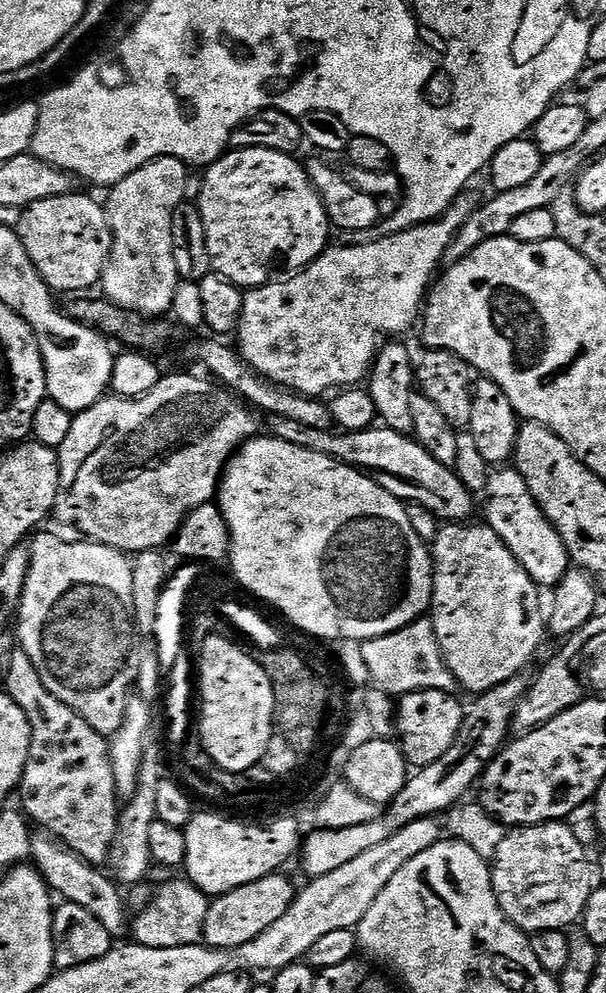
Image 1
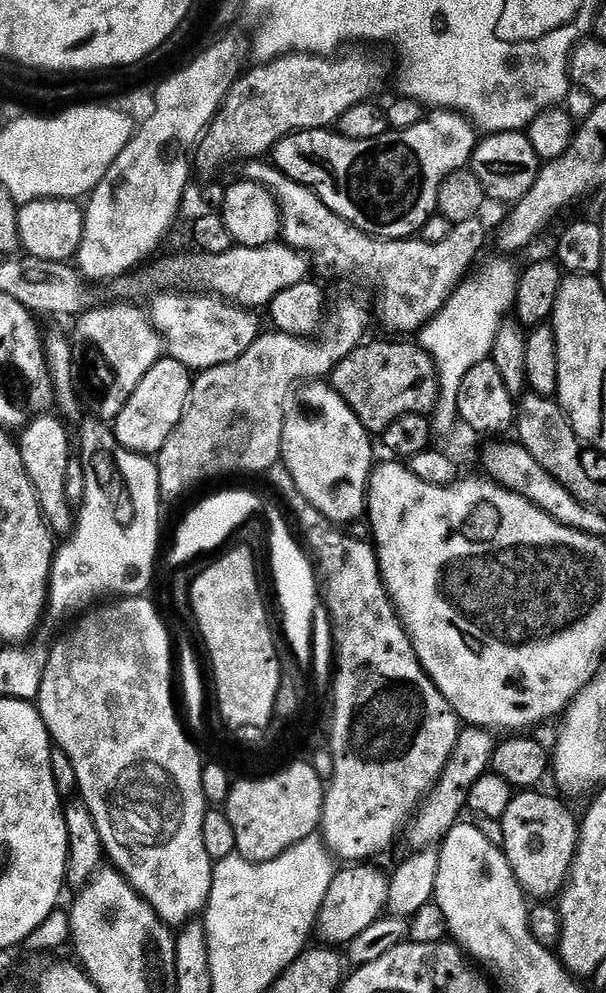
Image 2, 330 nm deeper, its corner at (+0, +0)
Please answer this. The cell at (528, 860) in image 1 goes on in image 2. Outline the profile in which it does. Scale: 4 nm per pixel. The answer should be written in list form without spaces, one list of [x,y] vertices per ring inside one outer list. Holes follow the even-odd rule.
[[[526,790],[517,793],[500,819],[502,826],[502,851],[504,857],[510,862],[512,873],[516,875],[516,881],[524,889],[529,897],[552,898],[568,884],[572,865],[578,856],[579,829],[576,818],[558,800],[546,794],[540,794],[538,790]]]

